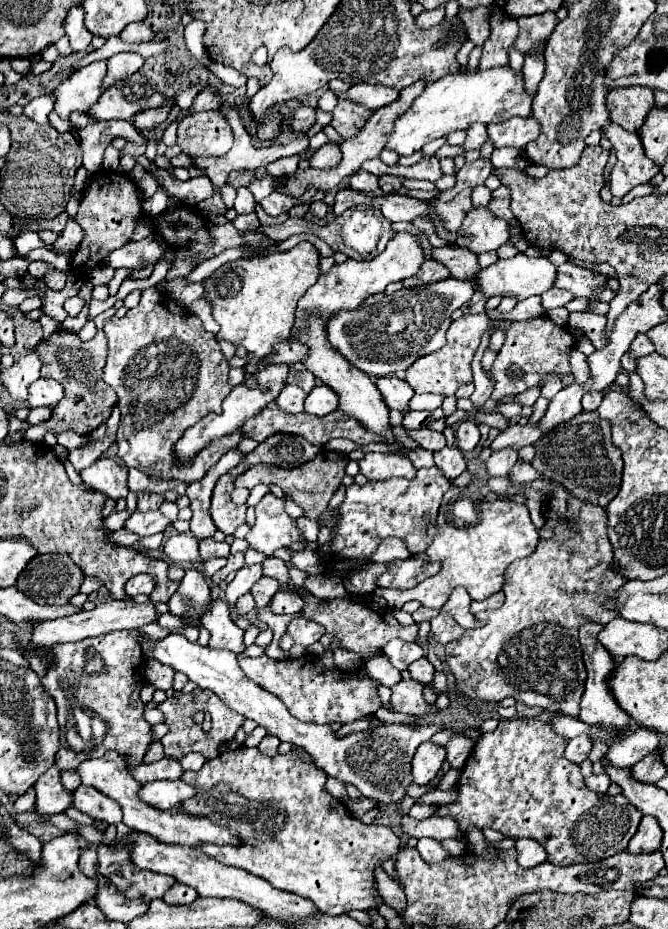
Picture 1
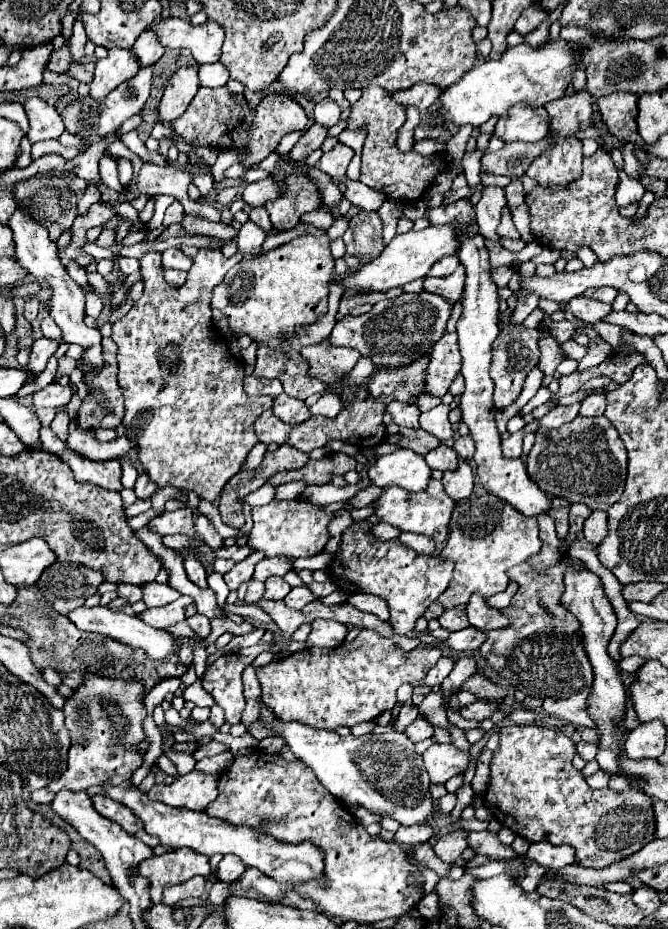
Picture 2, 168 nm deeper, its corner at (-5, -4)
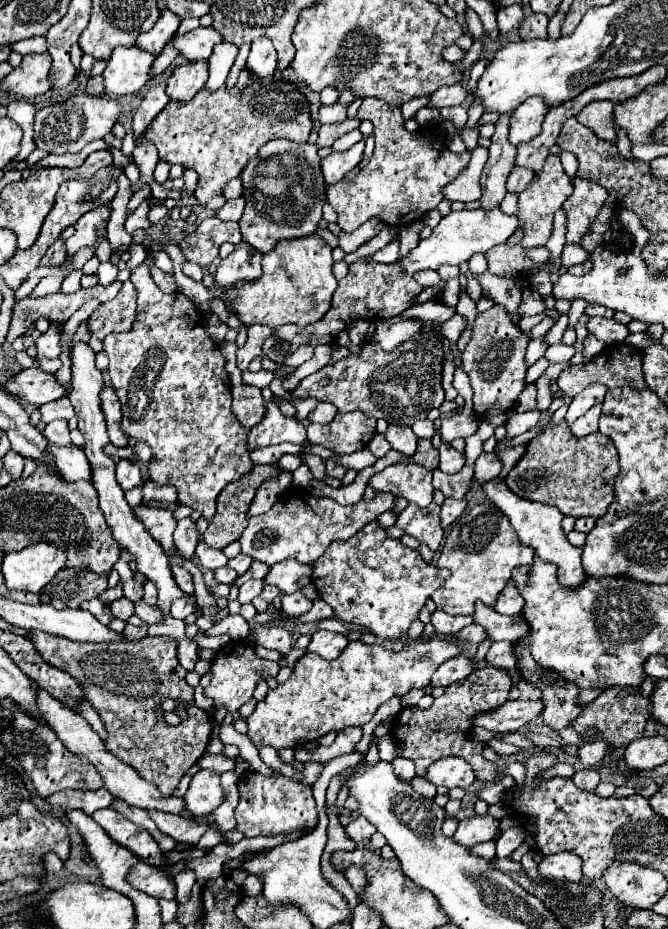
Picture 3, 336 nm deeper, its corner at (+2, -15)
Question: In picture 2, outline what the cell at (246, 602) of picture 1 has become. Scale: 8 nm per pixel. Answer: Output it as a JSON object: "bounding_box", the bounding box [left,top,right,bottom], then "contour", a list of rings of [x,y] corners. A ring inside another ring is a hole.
{"bounding_box":[245,578,265,604],"contour":[[[251,578],[251,580],[247,582],[247,596],[245,596],[245,604],[253,604],[253,602],[257,602],[257,600],[263,596],[263,590],[265,590],[263,582],[259,582],[259,580]]]}

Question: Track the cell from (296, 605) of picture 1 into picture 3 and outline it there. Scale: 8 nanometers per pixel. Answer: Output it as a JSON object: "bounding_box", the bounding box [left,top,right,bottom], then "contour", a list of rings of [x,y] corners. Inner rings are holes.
{"bounding_box":[282,591,312,617],"contour":[[[300,591],[292,595],[282,595],[282,611],[290,617],[300,617],[312,609],[312,601],[308,601]]]}

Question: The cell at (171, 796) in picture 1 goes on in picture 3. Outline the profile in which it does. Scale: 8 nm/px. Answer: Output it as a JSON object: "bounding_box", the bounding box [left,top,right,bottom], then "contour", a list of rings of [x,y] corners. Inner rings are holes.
{"bounding_box":[184,771,224,817],"contour":[[[198,771],[192,777],[190,787],[184,795],[186,813],[190,813],[192,817],[210,815],[222,801],[224,801],[224,791],[220,787],[220,775],[212,771]]]}

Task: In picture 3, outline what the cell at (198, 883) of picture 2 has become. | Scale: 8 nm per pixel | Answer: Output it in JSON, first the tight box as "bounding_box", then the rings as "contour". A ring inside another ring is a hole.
{"bounding_box":[176,871,196,903],"contour":[[[182,871],[176,875],[176,887],[178,887],[178,895],[176,895],[176,901],[178,903],[186,903],[190,899],[190,893],[192,893],[192,887],[196,883],[196,877],[192,871]]]}

